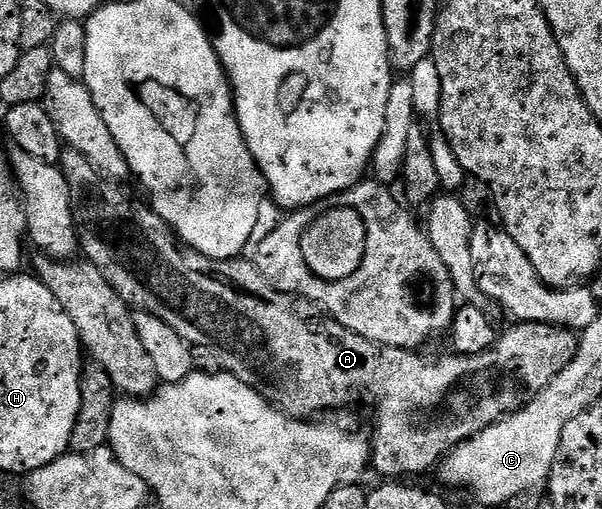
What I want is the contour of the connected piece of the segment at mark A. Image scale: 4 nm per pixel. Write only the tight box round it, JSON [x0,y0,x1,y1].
[59,148,579,480]

